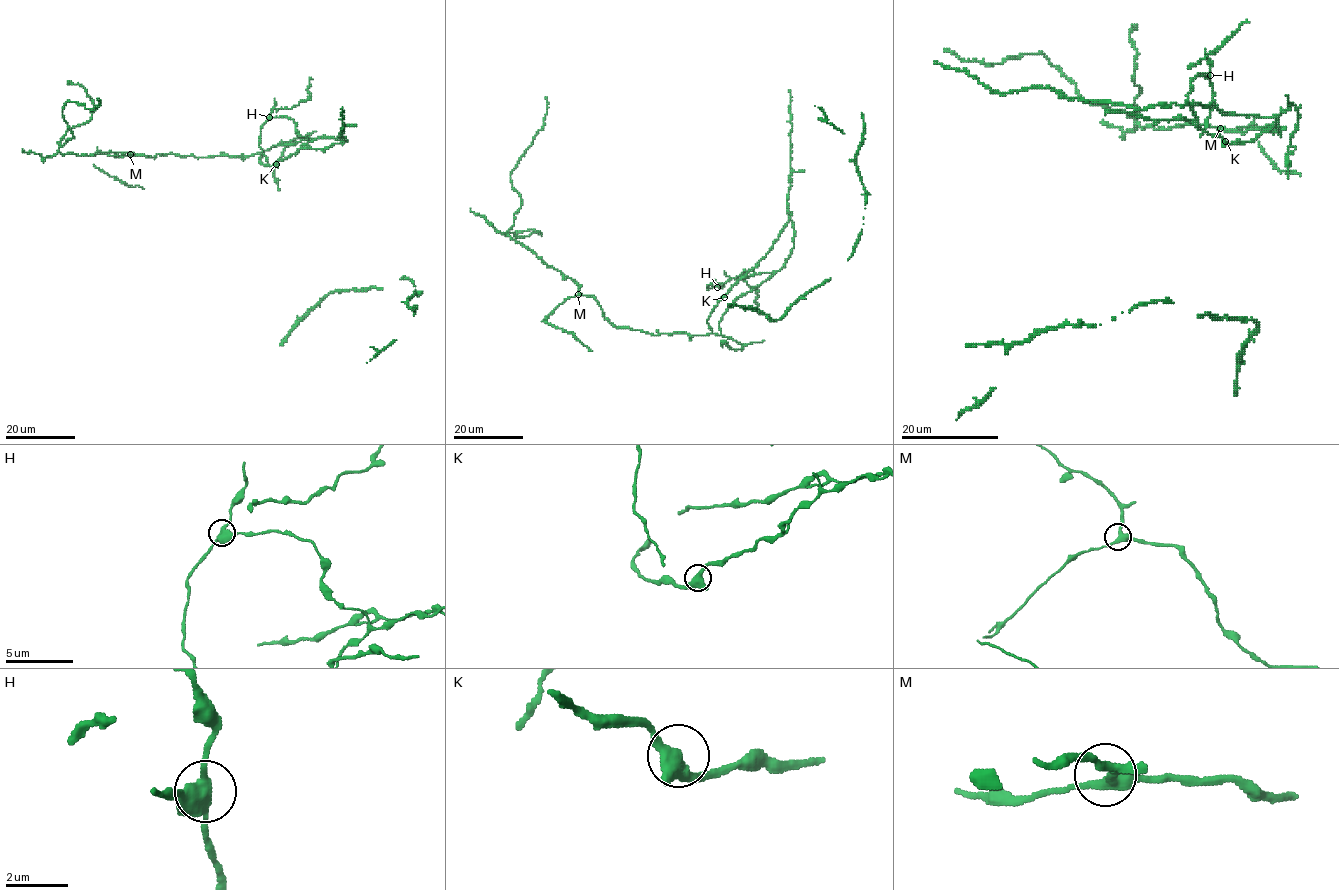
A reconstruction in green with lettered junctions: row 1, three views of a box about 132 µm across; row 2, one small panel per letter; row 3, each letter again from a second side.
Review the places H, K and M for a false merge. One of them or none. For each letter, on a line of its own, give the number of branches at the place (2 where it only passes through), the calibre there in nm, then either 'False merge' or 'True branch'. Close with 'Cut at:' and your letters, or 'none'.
H: Branches: 3. Thickness 400 nm. False merge
K: Branches: 3. Thickness 400 nm. True branch
M: Branches: 3. Thickness 360 nm. True branch
Cut at: H

